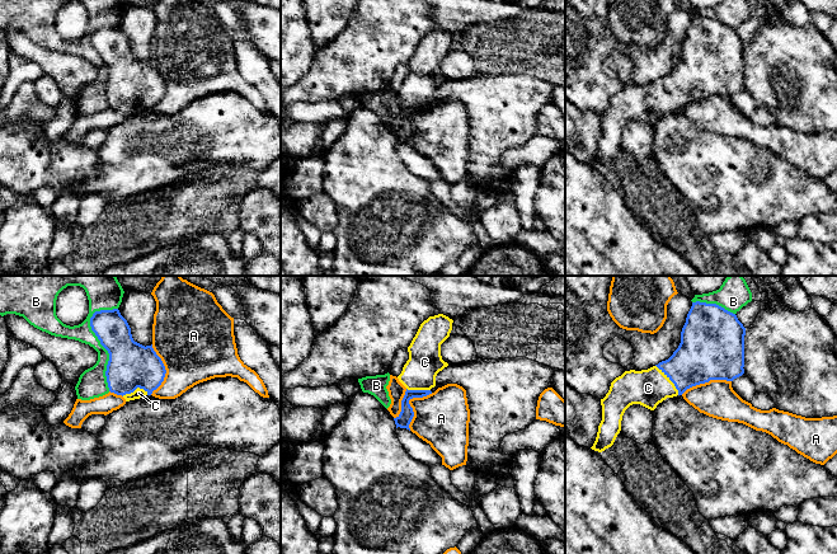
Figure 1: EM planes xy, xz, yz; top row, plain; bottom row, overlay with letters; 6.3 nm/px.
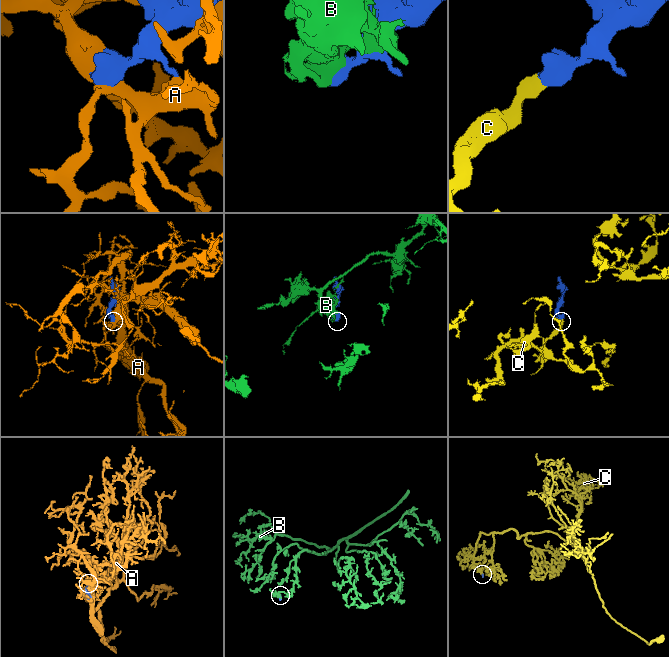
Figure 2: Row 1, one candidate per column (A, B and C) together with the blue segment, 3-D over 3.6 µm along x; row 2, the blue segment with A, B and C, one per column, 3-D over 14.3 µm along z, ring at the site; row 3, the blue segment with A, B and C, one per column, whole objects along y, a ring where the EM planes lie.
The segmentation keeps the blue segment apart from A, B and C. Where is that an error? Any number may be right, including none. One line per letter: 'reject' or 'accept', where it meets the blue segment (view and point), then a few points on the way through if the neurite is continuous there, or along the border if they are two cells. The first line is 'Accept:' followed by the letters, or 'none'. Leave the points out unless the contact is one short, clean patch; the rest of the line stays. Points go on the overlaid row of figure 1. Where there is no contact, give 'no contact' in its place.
Accept: C
A: reject; meets blue in xz at (409, 404)
B: reject; meets blue in xy at (99, 339)
C: accept; meets blue in yz at (669, 379); runs through yz (701, 356), (669, 379), (648, 388)

